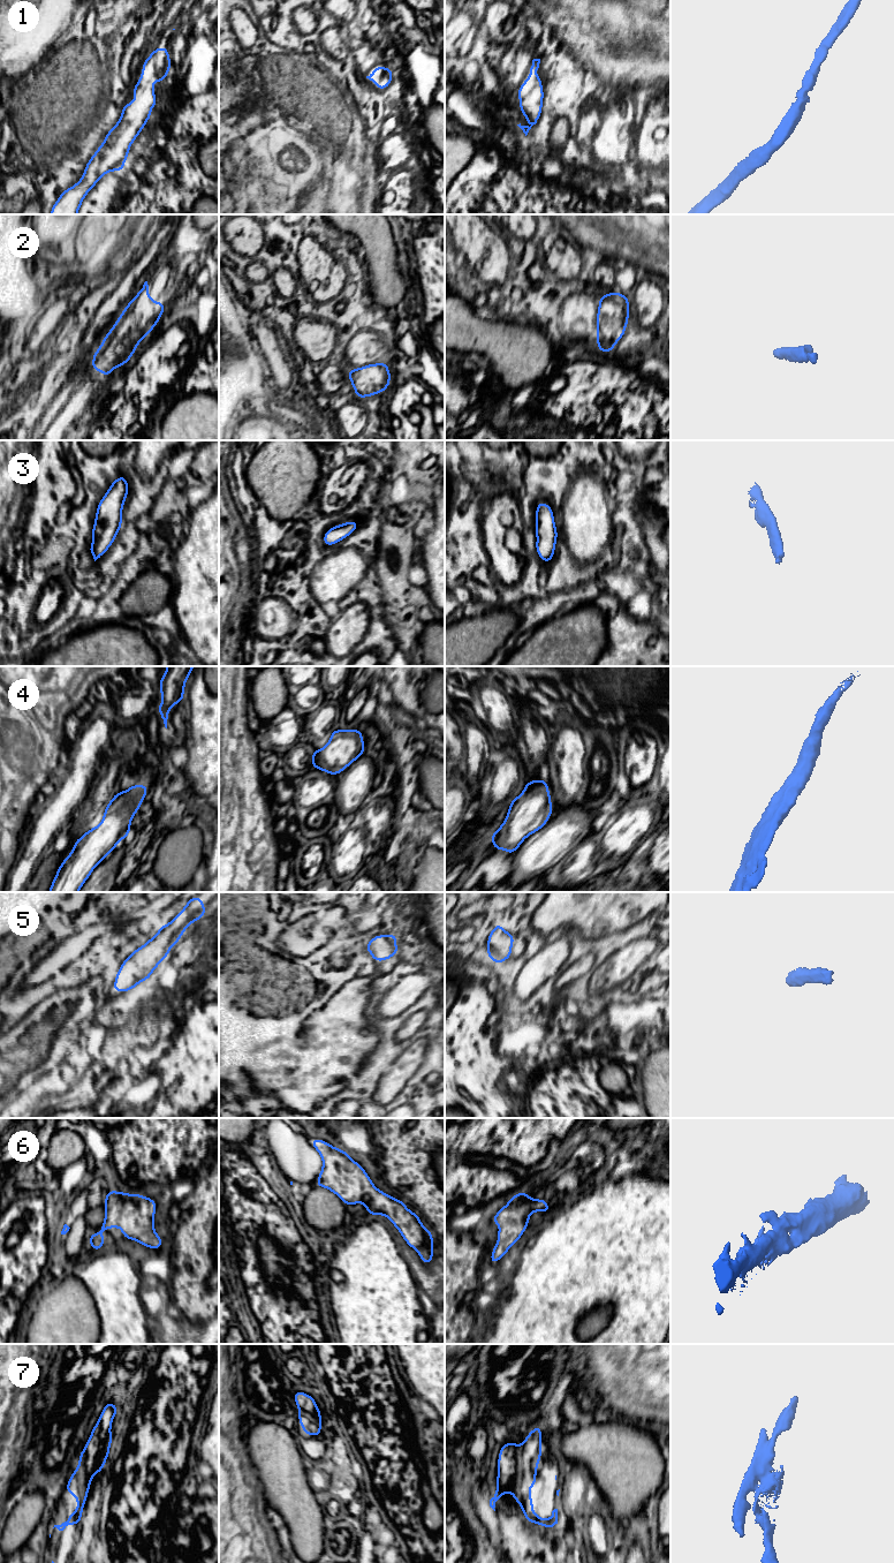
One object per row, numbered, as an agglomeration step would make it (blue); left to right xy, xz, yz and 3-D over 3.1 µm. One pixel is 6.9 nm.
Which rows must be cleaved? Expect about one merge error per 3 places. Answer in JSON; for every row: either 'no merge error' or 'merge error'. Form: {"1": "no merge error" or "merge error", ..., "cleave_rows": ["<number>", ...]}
{"1": "no merge error", "2": "no merge error", "3": "no merge error", "4": "no merge error", "5": "no merge error", "6": "no merge error", "7": "merge error", "cleave_rows": ["7"]}

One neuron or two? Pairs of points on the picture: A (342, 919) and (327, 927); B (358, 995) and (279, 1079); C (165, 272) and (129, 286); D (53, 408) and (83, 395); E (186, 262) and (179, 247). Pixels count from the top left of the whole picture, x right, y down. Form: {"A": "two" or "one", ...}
{"A": "one", "B": "one", "C": "two", "D": "two", "E": "one"}

